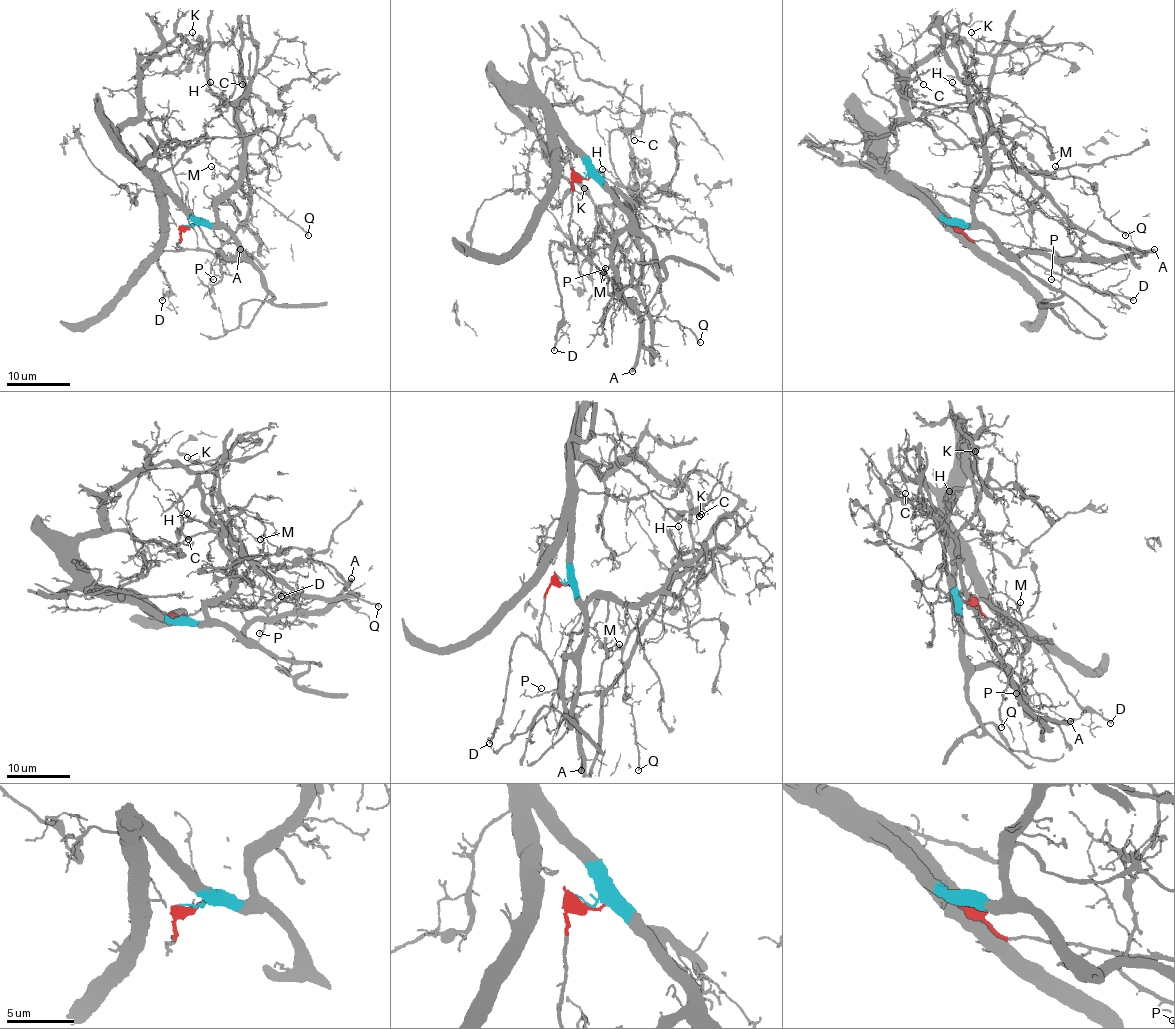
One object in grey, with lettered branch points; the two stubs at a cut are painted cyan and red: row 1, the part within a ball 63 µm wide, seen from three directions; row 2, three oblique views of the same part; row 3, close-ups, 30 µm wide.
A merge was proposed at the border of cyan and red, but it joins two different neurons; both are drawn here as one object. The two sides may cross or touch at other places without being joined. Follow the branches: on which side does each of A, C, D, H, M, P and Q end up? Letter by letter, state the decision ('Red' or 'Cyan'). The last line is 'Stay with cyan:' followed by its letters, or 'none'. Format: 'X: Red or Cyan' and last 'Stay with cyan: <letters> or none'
A: Cyan
C: Cyan
D: Red
H: Cyan
M: Cyan
P: Red
Q: Cyan
Stay with cyan: A, C, H, M, Q

